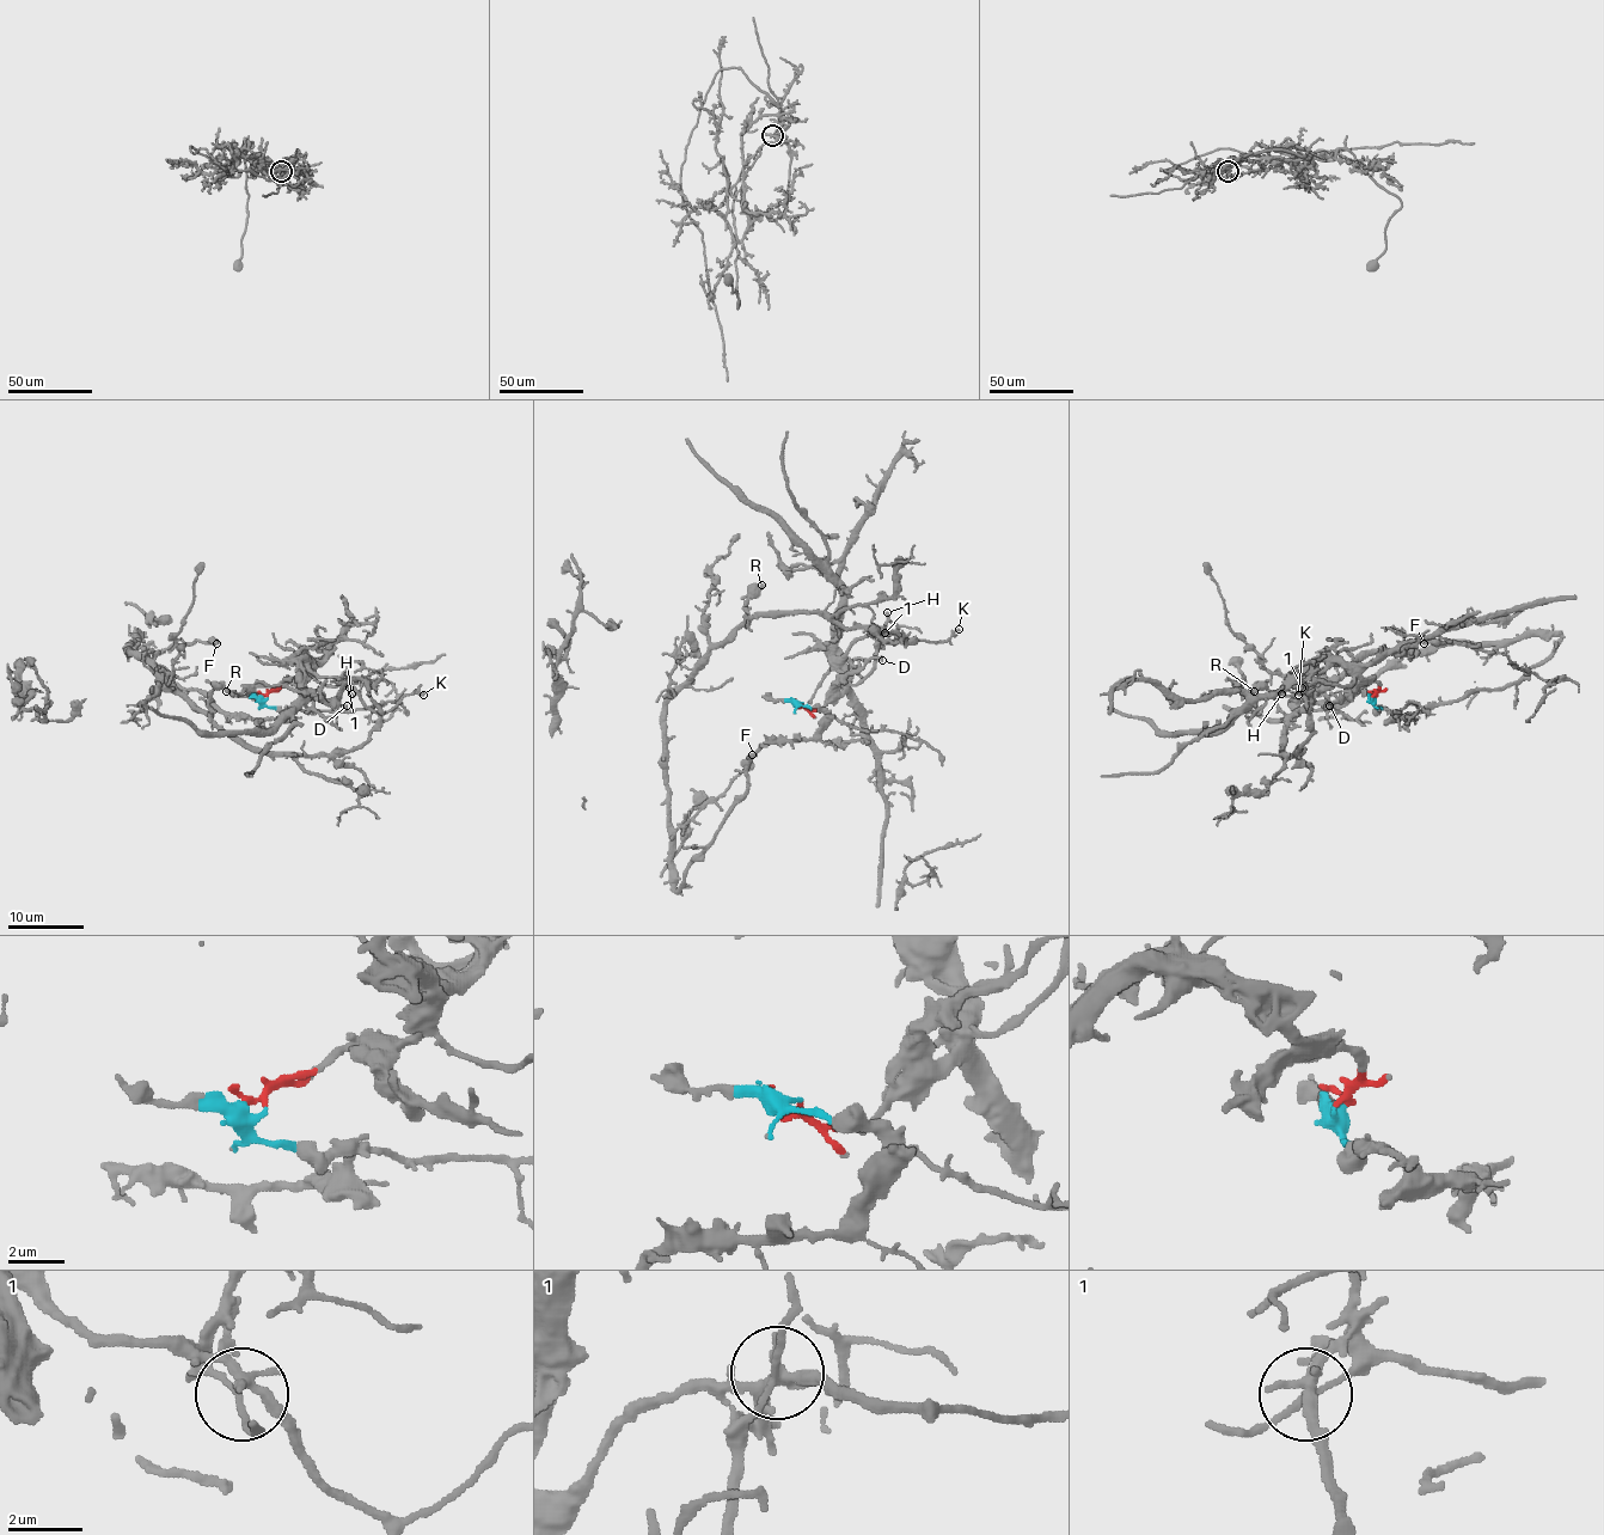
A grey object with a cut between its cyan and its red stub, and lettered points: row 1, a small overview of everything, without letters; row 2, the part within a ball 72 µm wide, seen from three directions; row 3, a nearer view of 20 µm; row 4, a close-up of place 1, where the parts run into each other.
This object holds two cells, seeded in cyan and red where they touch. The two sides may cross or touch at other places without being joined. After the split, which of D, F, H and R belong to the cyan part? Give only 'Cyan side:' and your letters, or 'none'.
Cyan side: F, R

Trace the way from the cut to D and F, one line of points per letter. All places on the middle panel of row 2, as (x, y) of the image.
D: (802, 703), (806, 709), (821, 707), (831, 690), (849, 674), (857, 672), (875, 658), (882, 661)
F: (802, 703), (825, 720), (812, 738), (770, 739), (757, 752), (745, 794), (674, 890), (674, 832), (753, 754)

